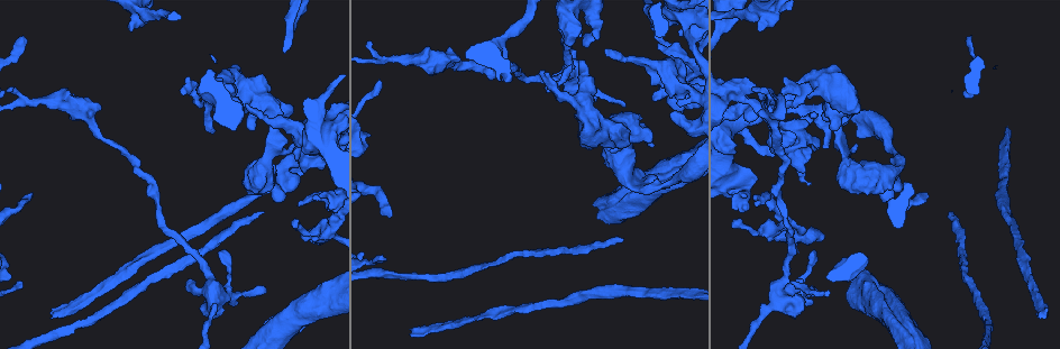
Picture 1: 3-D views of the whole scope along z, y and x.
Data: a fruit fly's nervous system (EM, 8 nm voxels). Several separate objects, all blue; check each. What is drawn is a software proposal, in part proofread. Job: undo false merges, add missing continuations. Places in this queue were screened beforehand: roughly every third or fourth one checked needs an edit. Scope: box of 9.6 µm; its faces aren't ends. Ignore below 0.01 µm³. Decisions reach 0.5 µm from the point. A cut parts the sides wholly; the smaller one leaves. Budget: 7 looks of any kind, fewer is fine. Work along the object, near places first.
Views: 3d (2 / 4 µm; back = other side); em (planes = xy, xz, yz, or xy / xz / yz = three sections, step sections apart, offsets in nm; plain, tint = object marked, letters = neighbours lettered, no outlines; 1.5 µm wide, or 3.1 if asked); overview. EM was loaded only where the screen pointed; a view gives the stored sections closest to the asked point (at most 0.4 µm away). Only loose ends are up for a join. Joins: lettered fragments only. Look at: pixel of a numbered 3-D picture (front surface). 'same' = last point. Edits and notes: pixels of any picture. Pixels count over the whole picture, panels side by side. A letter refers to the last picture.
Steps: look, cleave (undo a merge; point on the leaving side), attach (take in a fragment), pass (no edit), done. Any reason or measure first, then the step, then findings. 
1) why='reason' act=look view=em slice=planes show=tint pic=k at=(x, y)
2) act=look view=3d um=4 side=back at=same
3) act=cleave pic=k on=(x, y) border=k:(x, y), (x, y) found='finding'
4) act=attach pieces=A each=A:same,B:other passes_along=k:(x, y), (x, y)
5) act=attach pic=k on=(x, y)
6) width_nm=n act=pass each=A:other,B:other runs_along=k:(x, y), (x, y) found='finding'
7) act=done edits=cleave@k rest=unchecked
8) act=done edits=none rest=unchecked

why='free end' act=look view=3d um=4 pic=1 at=(929, 196)

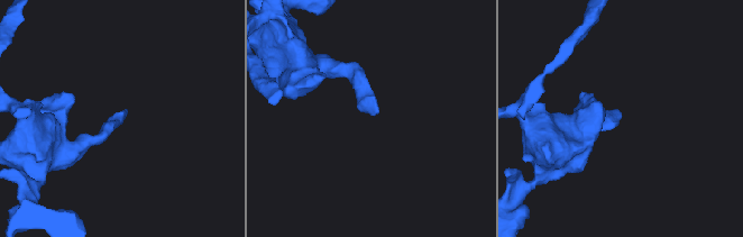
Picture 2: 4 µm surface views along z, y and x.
act=look view=em slice=planes show=letters pic=2 at=(375, 113)

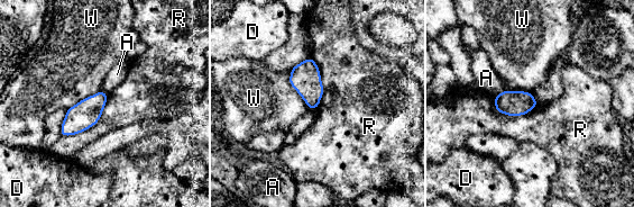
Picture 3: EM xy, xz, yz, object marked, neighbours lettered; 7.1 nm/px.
width_nm=180 act=pass each=A:other,D:other,R:other,W:other border=3:(108, 95), (93, 125), (61, 136) found='no lettered fragment goes on from it'

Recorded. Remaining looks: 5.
why='sudden change in width' act=look view=em slice=planes show=letters pic=1 at=(94, 124)

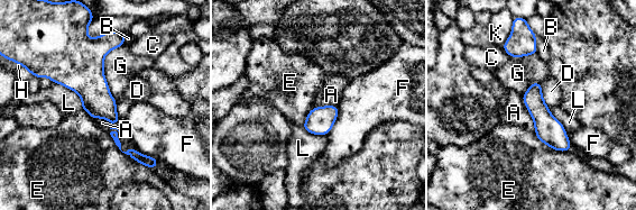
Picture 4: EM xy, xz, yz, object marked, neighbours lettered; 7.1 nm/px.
act=pass each=A:other,B:other,C:other,D:other,E:other,F:other,G:other,H:other,K:other,L:other border=4:(541, 84), (541, 93), (549, 108) found='all the same neuron'

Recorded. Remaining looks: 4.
why='free end' act=look view=em slice=planes show=letters pic=1 at=(784, 94)

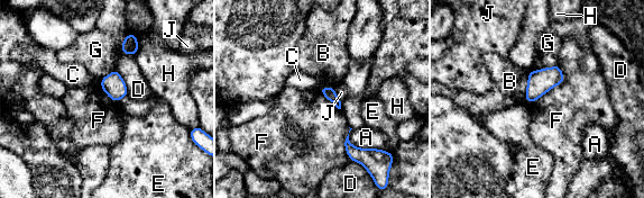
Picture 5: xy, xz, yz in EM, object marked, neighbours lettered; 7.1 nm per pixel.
act=pass each=A:other,B:other,C:other,D:other,E:other,F:other,G:other,H:other,J:other border=5:(557, 62), (564, 79), (528, 104) found='none of them fits'

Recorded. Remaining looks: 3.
act=done edits=none rest=unchecked

